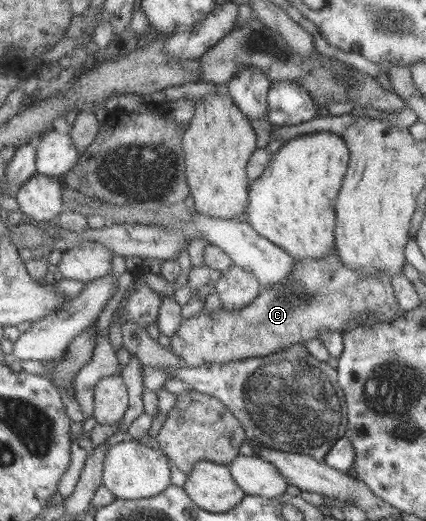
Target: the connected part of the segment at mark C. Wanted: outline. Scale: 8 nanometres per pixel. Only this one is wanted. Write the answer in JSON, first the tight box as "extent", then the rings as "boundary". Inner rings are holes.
{"extent":[172,251,404,367],"boundary":[[[337,251],[322,259],[296,259],[293,275],[284,283],[262,290],[260,295],[242,310],[214,312],[204,309],[196,316],[184,319],[174,337],[172,350],[188,367],[236,361],[249,357],[270,356],[289,345],[304,344],[317,338],[319,329],[334,328],[344,331],[350,320],[362,314],[391,321],[404,311],[396,300],[392,282],[384,272],[362,275],[348,269],[337,256]]]}

